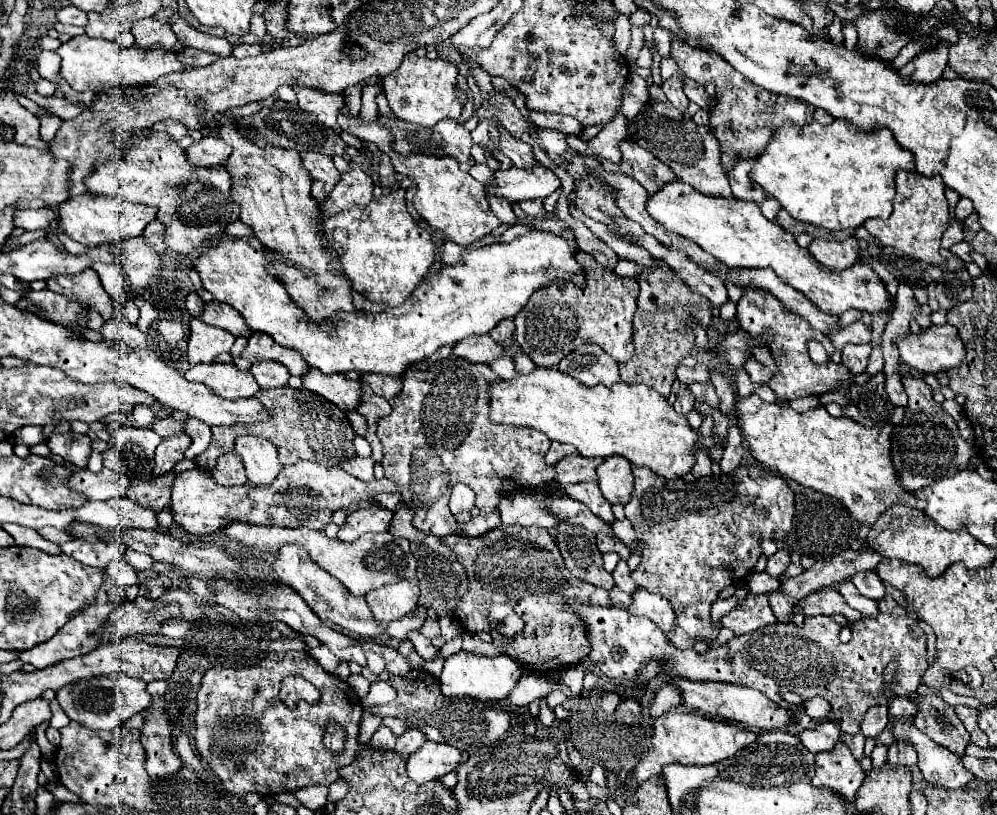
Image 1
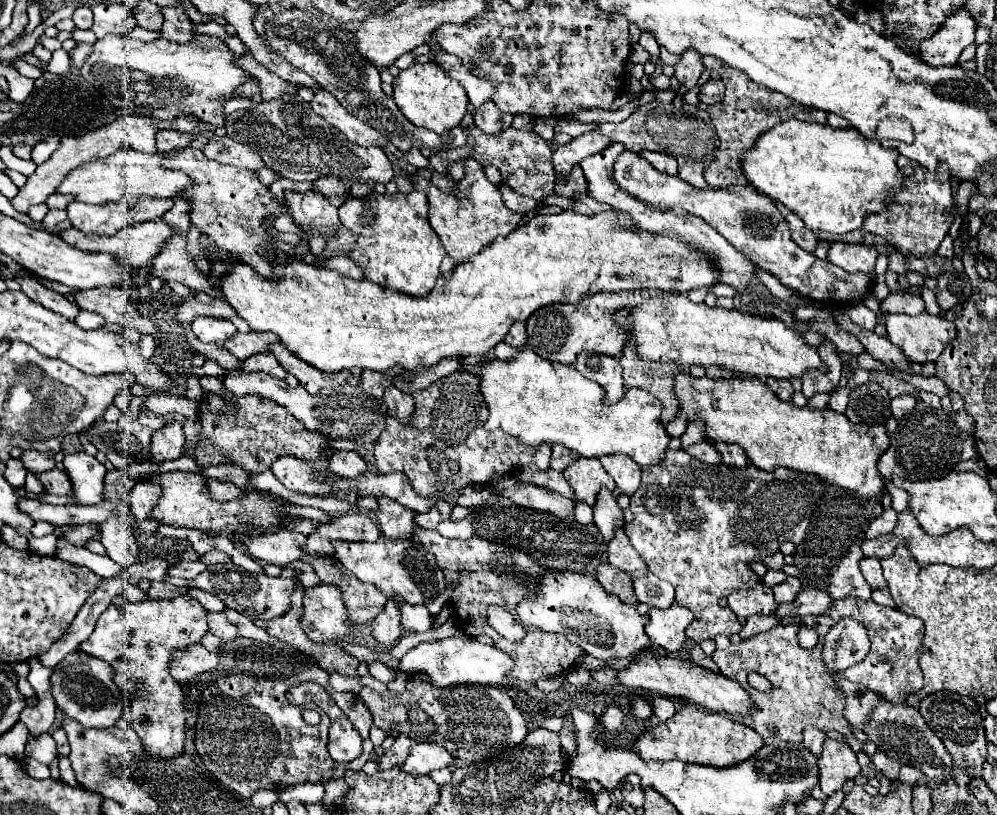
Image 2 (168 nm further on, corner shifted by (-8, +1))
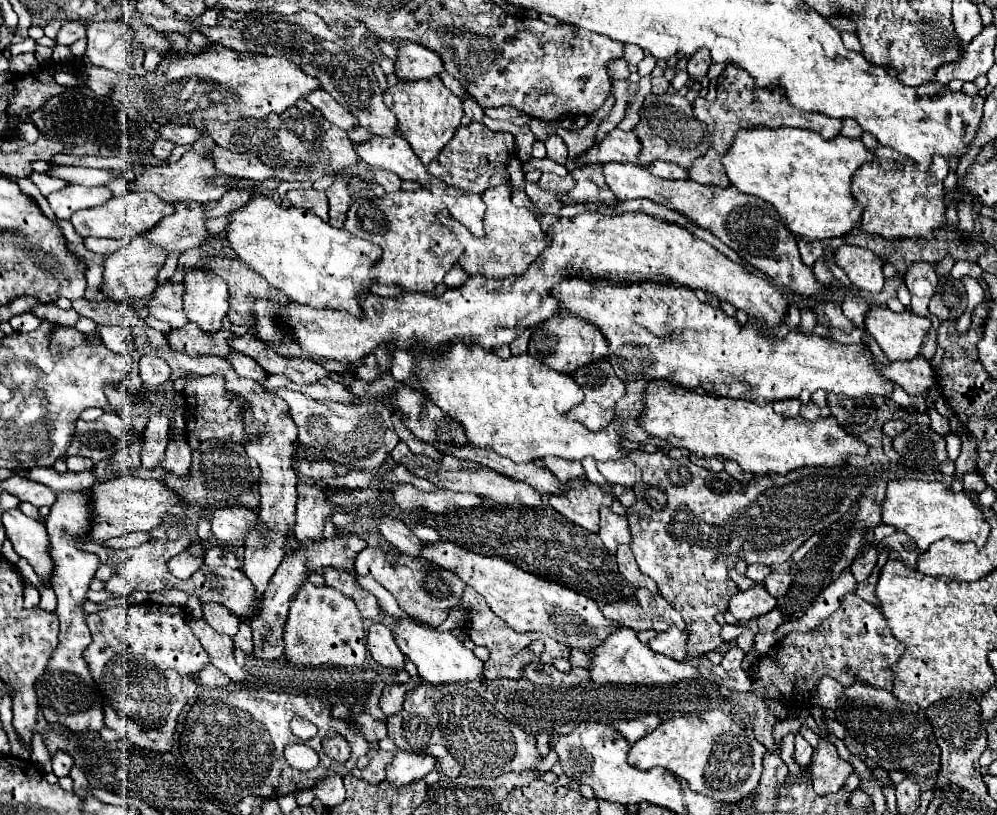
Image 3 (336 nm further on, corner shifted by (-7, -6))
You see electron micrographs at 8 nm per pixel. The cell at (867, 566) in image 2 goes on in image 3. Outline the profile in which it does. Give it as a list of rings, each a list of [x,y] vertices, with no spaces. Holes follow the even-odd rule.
[[[875,545],[865,551],[863,555],[859,555],[853,565],[851,565],[851,573],[855,575],[855,579],[861,583],[861,581],[867,581],[867,577],[871,575],[871,571],[875,569],[877,565],[877,551],[875,551]]]

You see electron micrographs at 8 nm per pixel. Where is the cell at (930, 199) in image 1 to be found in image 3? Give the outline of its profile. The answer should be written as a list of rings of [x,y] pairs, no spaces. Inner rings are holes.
[[[877,145],[873,153],[875,161],[865,163],[851,179],[853,197],[865,207],[861,231],[887,241],[899,237],[931,237],[931,233],[935,233],[935,229],[939,229],[939,225],[945,221],[947,205],[943,179],[949,173],[947,159],[935,155],[929,171],[923,173],[911,159],[899,155],[895,149]]]

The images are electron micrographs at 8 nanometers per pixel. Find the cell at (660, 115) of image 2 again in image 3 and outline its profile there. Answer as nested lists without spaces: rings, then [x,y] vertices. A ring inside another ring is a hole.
[[[649,95],[641,107],[641,121],[633,129],[639,137],[639,165],[649,165],[653,161],[671,161],[683,165],[683,169],[691,169],[695,159],[703,157],[709,149],[709,133],[707,125],[693,115],[693,105],[683,95]]]

